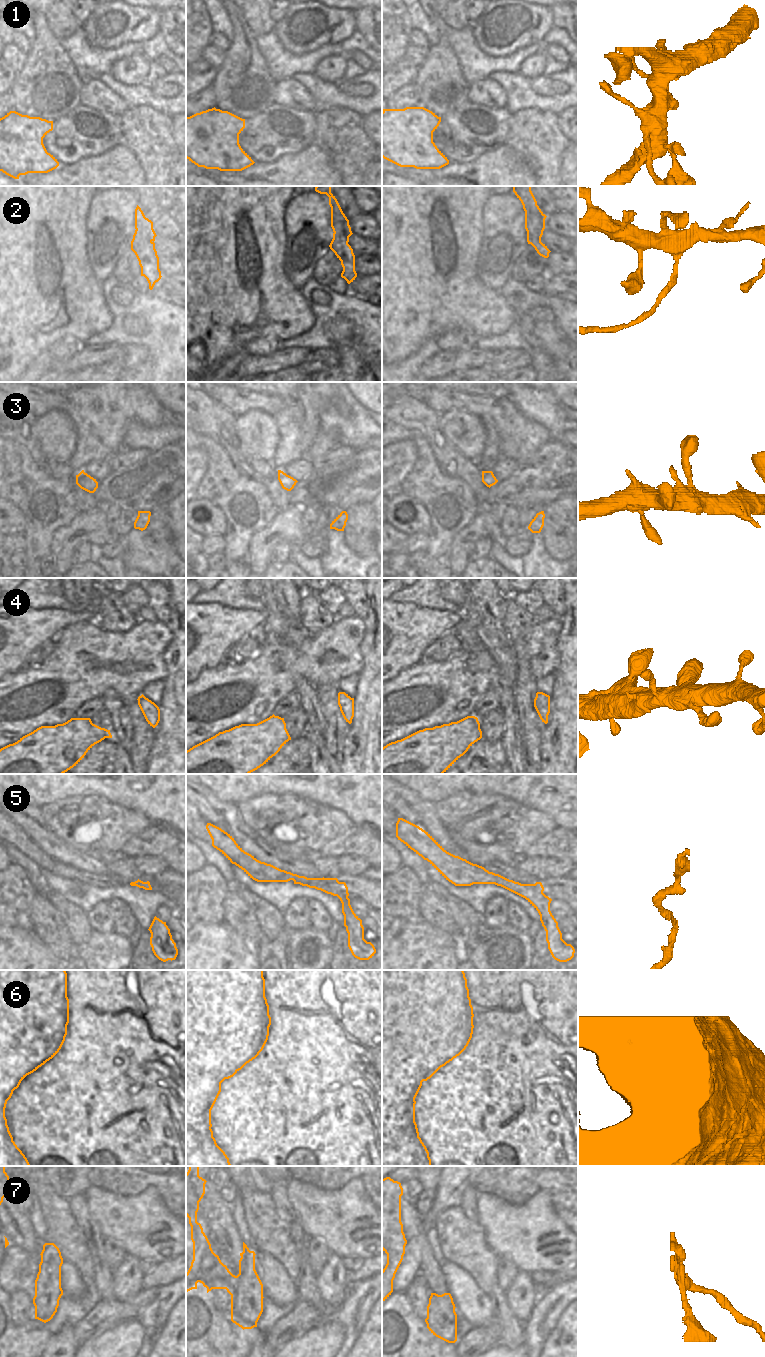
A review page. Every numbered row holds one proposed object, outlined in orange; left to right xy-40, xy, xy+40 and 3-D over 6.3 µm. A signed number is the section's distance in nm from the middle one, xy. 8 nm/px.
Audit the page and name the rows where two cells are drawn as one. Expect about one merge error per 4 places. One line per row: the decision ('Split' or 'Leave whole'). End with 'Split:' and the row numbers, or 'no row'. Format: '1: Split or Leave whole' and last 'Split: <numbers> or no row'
1: Leave whole
2: Split
3: Leave whole
4: Leave whole
5: Leave whole
6: Split
7: Split
Split: 2, 6, 7.

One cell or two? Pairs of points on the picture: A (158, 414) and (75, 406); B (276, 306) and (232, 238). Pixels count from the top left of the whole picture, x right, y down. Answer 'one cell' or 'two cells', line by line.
A: one cell
B: one cell

